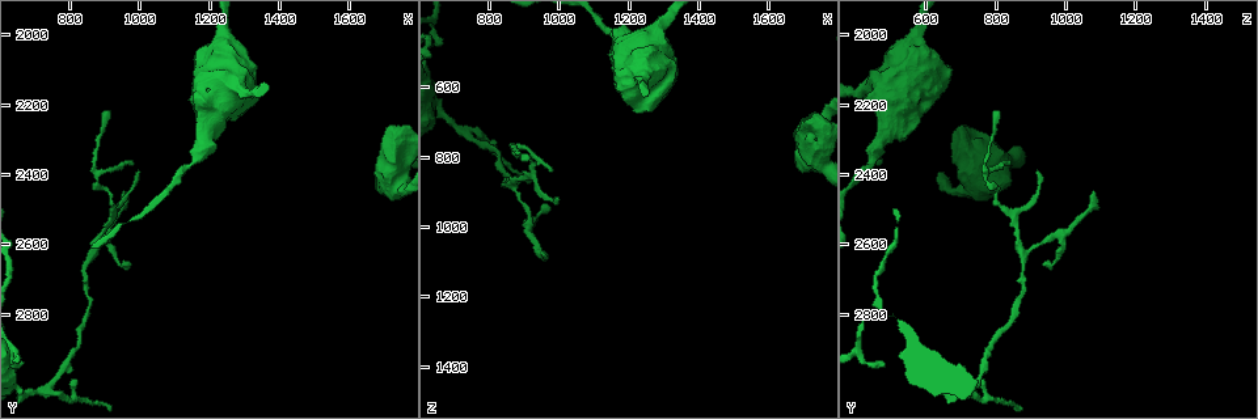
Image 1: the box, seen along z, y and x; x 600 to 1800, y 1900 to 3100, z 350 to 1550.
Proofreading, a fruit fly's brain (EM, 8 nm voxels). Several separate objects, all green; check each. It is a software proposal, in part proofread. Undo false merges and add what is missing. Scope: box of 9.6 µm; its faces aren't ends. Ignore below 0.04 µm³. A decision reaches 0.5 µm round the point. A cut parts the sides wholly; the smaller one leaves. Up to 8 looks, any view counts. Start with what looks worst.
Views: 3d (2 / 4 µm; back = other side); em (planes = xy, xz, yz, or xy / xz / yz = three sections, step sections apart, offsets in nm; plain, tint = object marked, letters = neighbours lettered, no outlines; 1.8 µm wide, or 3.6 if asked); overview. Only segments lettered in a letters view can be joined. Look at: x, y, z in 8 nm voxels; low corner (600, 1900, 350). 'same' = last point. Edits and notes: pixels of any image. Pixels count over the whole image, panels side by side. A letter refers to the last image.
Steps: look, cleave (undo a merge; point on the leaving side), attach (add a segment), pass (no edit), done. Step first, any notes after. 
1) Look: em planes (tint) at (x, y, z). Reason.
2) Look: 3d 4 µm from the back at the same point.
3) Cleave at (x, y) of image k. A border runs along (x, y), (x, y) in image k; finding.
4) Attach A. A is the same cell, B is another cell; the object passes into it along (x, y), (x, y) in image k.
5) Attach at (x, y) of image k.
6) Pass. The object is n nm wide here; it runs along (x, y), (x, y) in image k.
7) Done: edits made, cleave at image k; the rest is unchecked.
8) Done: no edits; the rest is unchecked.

Look: 3d 4 µm at (1750, 2280, 770). Thick end.

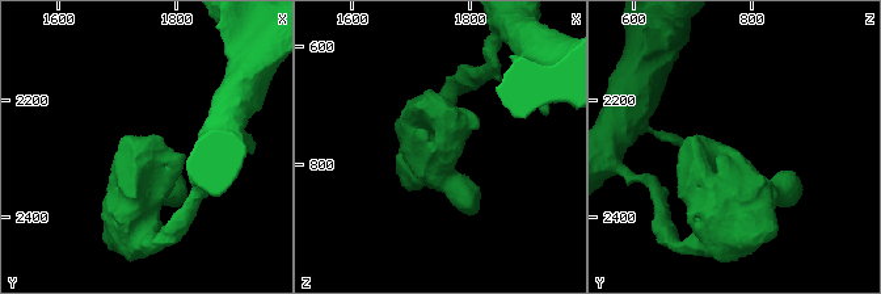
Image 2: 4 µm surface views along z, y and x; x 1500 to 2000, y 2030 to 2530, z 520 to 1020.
Look: em yz step 4 (tint) at (1745, 2290, 775).

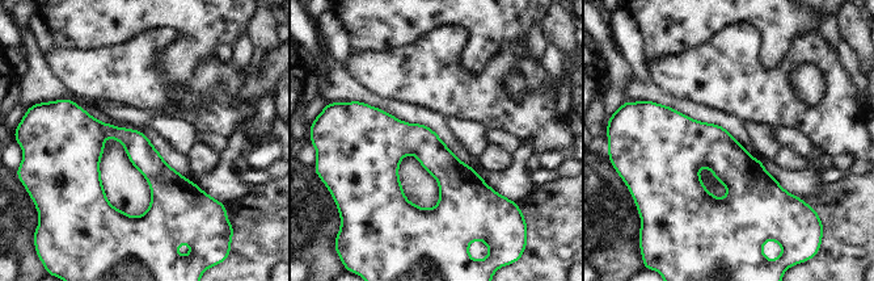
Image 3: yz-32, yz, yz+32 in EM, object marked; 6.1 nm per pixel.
Look: em planes (letters) at the same point. Another direction.

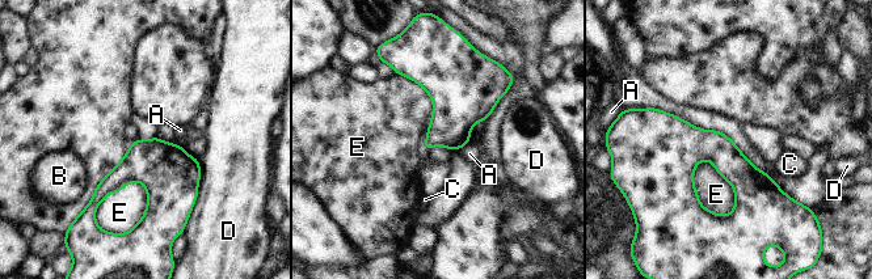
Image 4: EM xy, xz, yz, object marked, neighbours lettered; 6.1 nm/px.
Pass. A, B, C, D and E are other cells; a border runs along (704, 157), (731, 185), (728, 215) in image 4; none of them fits.

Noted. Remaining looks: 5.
Look: em planes (plain) at (960, 2450, 1080). Free end.

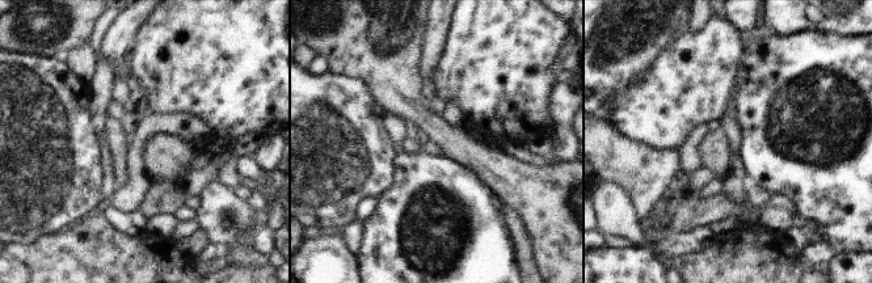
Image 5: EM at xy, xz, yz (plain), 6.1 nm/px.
Look: em planes (letters) at the same point. See the neighbours.

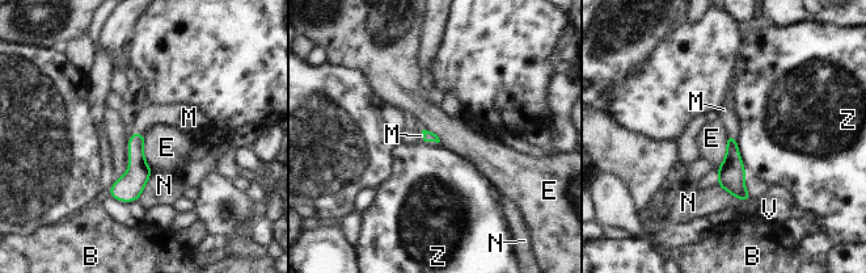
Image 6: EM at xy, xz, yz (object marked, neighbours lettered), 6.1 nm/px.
Attach at (153, 113) of image 6. M is the same cell, B, E, N, V and Z are other cells; the object passes into it along (131, 184), (127, 145), (153, 113) in image 6; the cell continues.

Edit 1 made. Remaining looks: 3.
Look: overview. See it whole again.

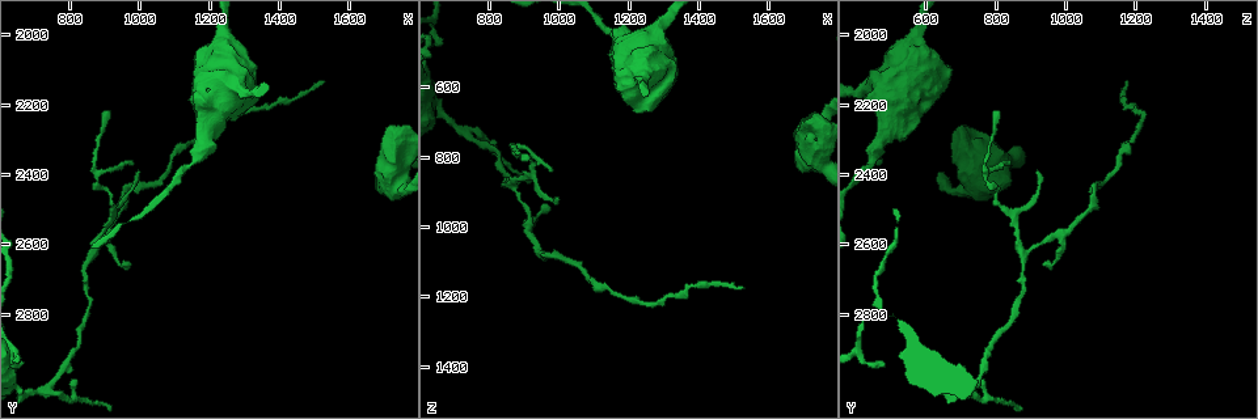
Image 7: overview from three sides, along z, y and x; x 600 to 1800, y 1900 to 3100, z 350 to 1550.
Look: em planes (tint) at (820, 2990, 750). An open end.

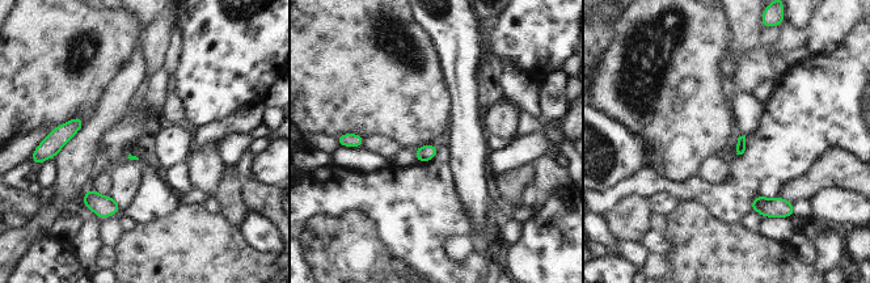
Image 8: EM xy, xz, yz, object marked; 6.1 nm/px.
Look: em planes (letters) at the same point. See the neighbours.

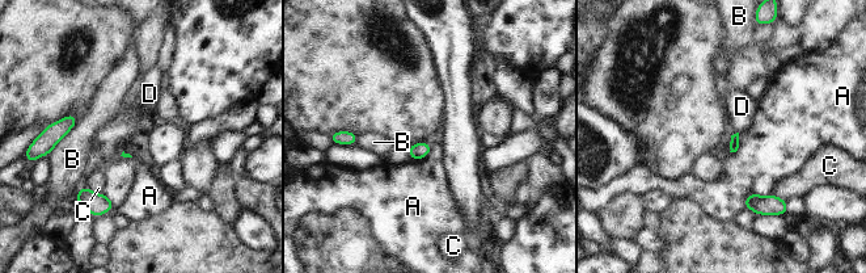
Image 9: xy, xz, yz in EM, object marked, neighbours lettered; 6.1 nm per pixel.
Pass. The longest contact is with B, 280 nm; A, B, C and D are other cells; none of them fits.

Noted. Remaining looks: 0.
Done: edits made, attach at image 6; the rest is unchecked.

